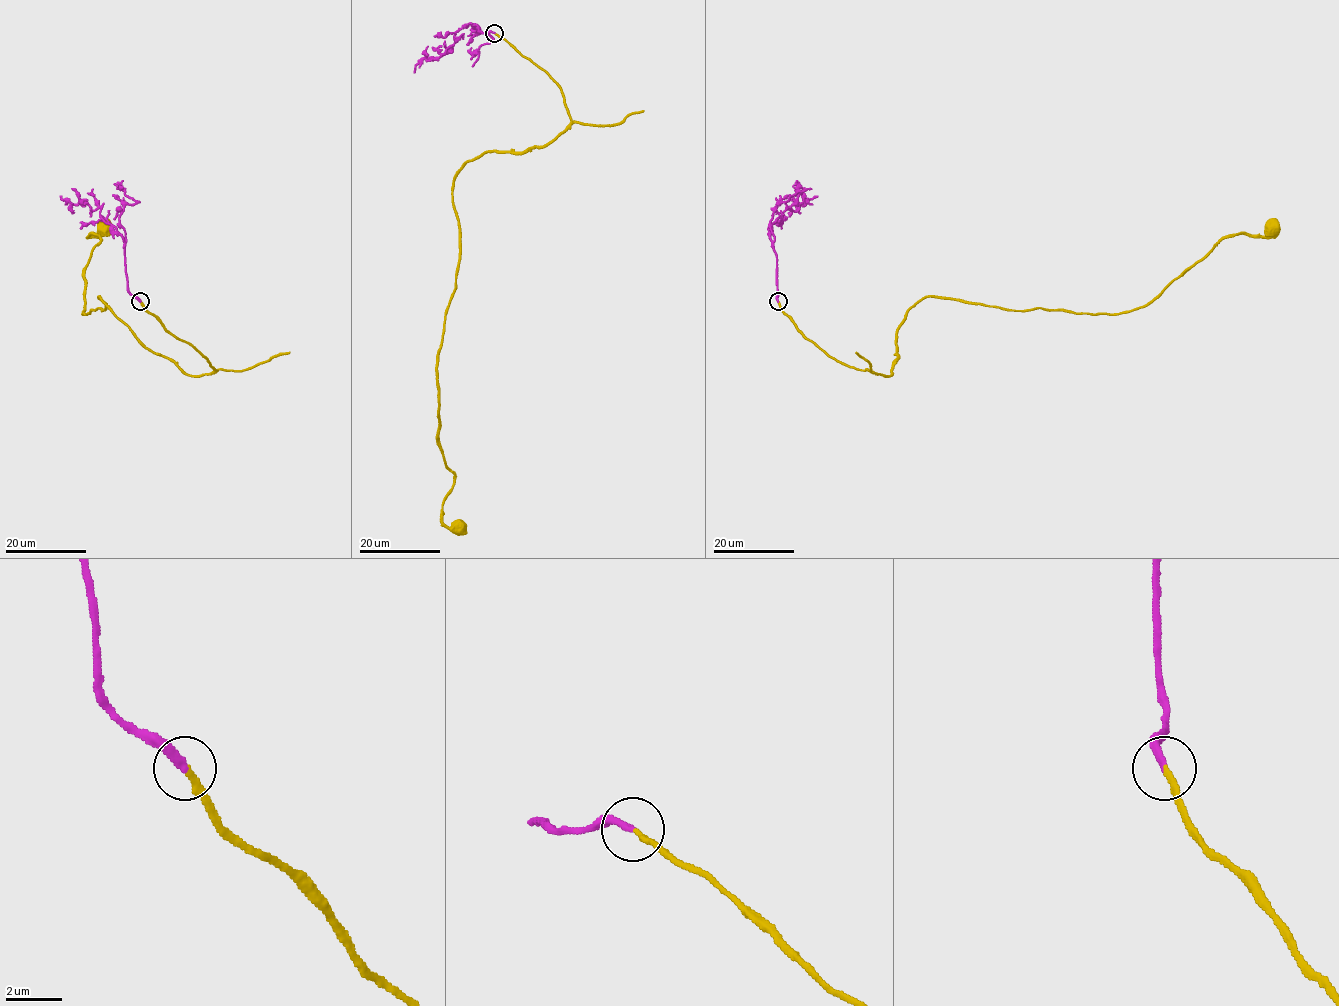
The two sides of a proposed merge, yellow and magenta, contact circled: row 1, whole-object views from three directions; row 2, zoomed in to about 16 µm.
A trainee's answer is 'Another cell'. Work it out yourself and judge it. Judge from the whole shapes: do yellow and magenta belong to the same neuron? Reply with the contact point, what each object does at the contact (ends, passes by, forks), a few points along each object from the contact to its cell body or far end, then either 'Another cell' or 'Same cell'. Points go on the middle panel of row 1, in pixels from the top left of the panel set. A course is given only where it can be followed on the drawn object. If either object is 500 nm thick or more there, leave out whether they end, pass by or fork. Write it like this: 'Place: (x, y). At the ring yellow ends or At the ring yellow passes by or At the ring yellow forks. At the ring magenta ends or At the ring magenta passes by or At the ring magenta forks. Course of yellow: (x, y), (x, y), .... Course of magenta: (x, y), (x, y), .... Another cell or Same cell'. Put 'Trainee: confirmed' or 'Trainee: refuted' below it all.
Place: (494, 33). At the ring yellow ends. At the ring magenta ends. Course of yellow: (494, 32), (556, 83), (570, 119), (453, 182), (460, 258), (436, 366), (455, 477), (442, 522), (457, 528). Course of magenta: (494, 32), (479, 31), (469, 23), (456, 32), (445, 53), (422, 59), (414, 72). Same cell
Trainee: refuted

